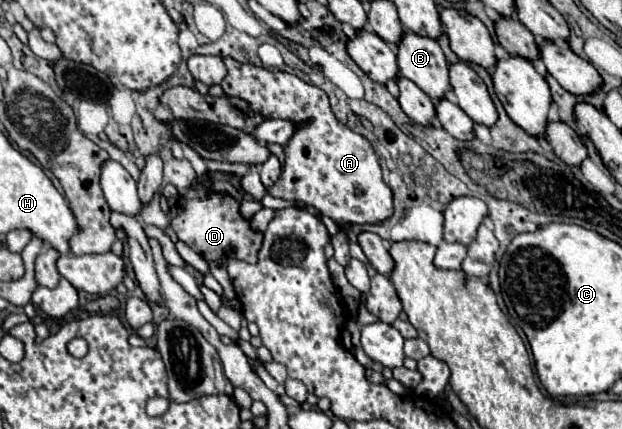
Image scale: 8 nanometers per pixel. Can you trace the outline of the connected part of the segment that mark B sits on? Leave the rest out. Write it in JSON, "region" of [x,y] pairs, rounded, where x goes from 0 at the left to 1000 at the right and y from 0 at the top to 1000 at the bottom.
{"region":[[[650,75],[643,98],[640,98],[640,163],[646,177],[659,182],[669,200],[675,200],[695,233],[714,228],[714,214],[723,205],[720,191],[720,154],[717,154],[717,135],[714,121],[707,112],[707,103],[698,89],[688,84],[672,84],[666,75]]]}

